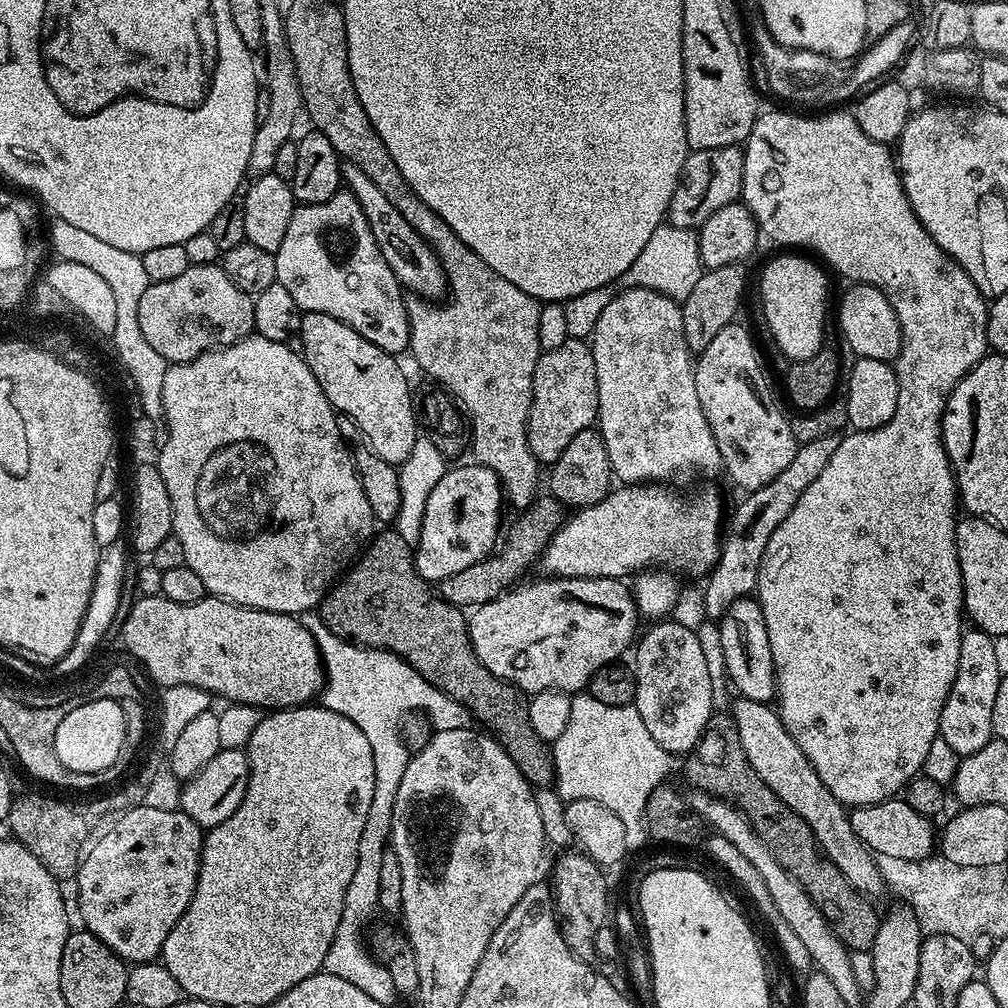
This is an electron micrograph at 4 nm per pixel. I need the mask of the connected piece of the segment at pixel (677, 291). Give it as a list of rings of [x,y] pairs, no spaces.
[[[665,222],[654,230],[645,249],[622,277],[622,282],[625,287],[653,289],[674,301],[683,302],[694,290],[703,271],[701,255],[698,254],[697,233],[693,229],[674,227]]]

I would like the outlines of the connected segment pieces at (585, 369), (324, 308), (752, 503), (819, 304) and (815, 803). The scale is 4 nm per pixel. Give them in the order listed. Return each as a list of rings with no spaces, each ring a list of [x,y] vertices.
[[[569,339],[562,342],[549,352],[541,352],[538,362],[534,366],[534,390],[532,391],[532,405],[528,415],[528,445],[541,465],[550,466],[570,446],[574,434],[582,434],[582,430],[593,427],[600,414],[598,402],[598,382],[596,381],[596,363],[591,347],[583,340]]]
[[[341,190],[326,202],[300,204],[290,218],[290,226],[286,226],[286,238],[282,238],[282,246],[278,246],[274,255],[276,283],[290,290],[301,313],[330,314],[358,330],[362,338],[374,342],[374,346],[384,352],[400,354],[400,351],[408,348],[410,326],[404,305],[405,293],[394,270],[390,270],[386,258],[382,258],[378,242],[374,242],[374,234],[370,234],[370,222],[366,222],[366,214],[362,214],[362,206],[351,192]]]
[[[835,434],[801,443],[790,466],[786,466],[786,470],[782,470],[782,474],[778,474],[774,482],[766,482],[766,486],[751,489],[745,495],[748,497],[737,506],[732,521],[729,524],[727,521],[720,545],[720,557],[703,581],[706,615],[722,617],[726,610],[730,610],[730,606],[734,606],[734,602],[755,593],[762,554],[766,554],[766,542],[770,542],[770,534],[774,534],[782,518],[786,518],[786,514],[794,510],[794,502],[802,498],[802,490],[806,490],[806,486],[810,486],[810,482],[814,482],[814,478],[822,474],[826,462],[830,462],[834,450],[838,450],[840,441],[841,437]]]
[[[776,256],[760,272],[760,308],[773,342],[788,362],[814,358],[826,344],[824,319],[828,316],[828,280],[824,277],[825,269],[812,260],[804,256]]]
[[[741,695],[735,699],[730,715],[738,730],[738,742],[742,742],[742,750],[746,750],[754,774],[758,774],[758,778],[762,778],[762,782],[766,782],[766,786],[770,786],[770,790],[774,790],[798,818],[808,823],[821,853],[844,875],[846,882],[866,898],[876,898],[880,891],[885,891],[886,885],[872,849],[861,842],[858,834],[854,834],[854,826],[850,826],[849,809],[826,790],[826,782],[818,778],[818,772],[810,766],[810,758],[802,754],[802,746],[790,738],[779,711],[771,703],[755,704]]]

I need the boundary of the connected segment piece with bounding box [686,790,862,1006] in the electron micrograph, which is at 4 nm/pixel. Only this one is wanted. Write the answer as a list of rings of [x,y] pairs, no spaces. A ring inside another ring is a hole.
[[[699,790],[691,791],[690,794],[686,798],[688,806],[696,813],[697,817],[707,827],[708,825],[712,826],[712,830],[717,835],[726,838],[754,866],[756,872],[762,878],[763,884],[769,890],[772,901],[780,915],[784,917],[784,920],[795,931],[797,937],[801,939],[808,950],[811,963],[815,966],[815,969],[822,974],[826,974],[830,978],[830,982],[834,982],[838,994],[842,994],[842,1002],[846,1002],[850,1006],[859,1005],[862,1000],[862,990],[858,986],[858,981],[854,979],[854,970],[850,967],[851,951],[846,944],[841,942],[837,931],[830,928],[827,915],[821,911],[819,905],[810,899],[803,885],[777,862],[773,852],[766,846],[765,840],[757,835],[752,825],[735,805]]]

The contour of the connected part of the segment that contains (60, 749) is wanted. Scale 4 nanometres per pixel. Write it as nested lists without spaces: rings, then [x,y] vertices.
[[[89,698],[85,705],[62,718],[58,734],[54,734],[54,750],[62,766],[78,772],[98,772],[111,767],[119,758],[126,734],[127,724],[121,701]]]

